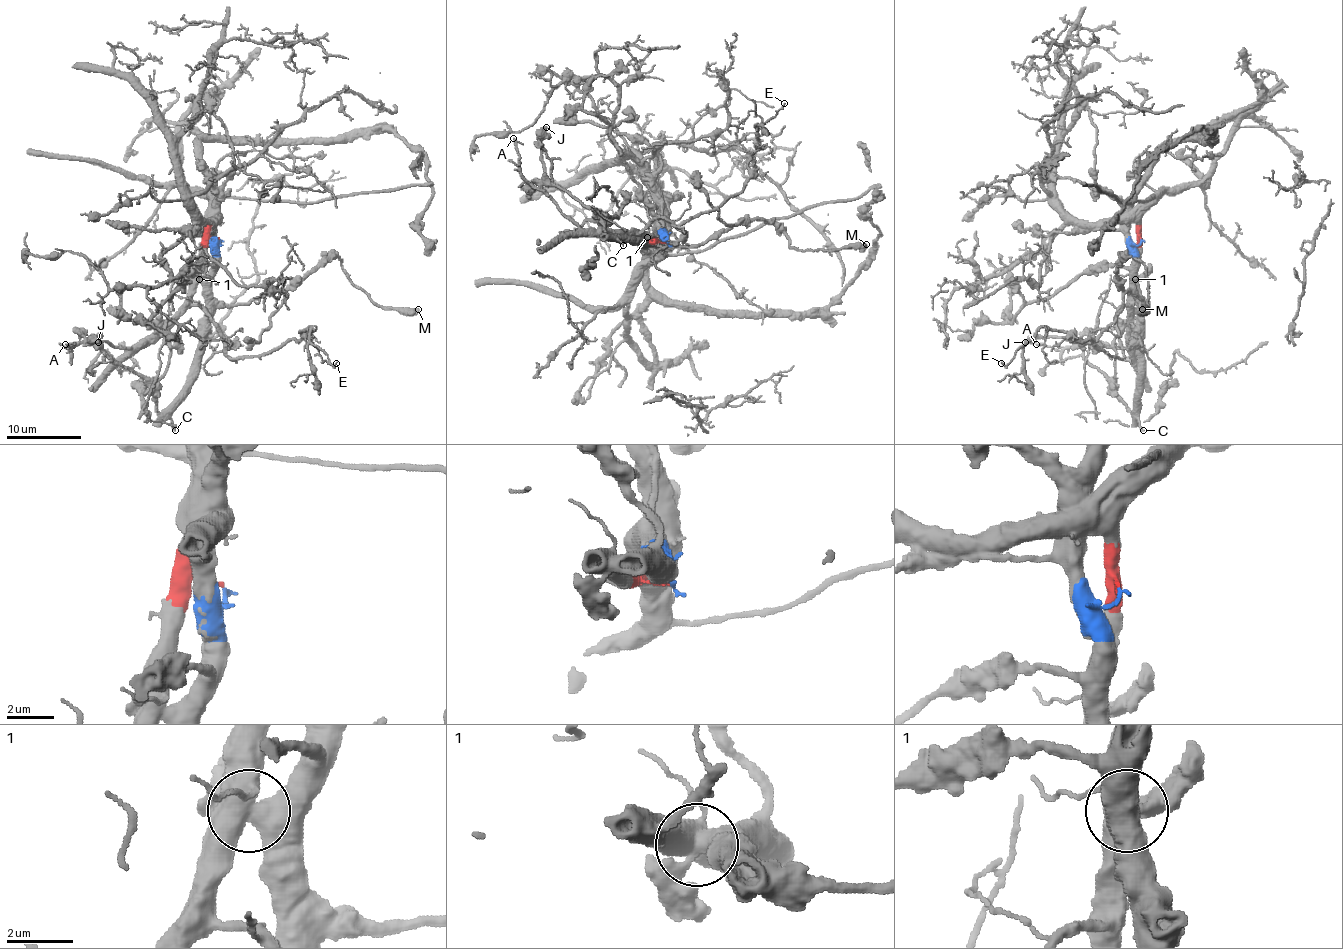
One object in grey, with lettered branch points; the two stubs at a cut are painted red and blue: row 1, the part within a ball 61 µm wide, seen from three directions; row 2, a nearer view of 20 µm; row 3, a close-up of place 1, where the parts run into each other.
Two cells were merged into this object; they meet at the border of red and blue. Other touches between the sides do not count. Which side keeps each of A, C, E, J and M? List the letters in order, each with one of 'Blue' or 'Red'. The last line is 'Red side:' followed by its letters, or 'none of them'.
A: Red
C: Blue
E: Red
J: Blue
M: Blue
Red side: A, E

